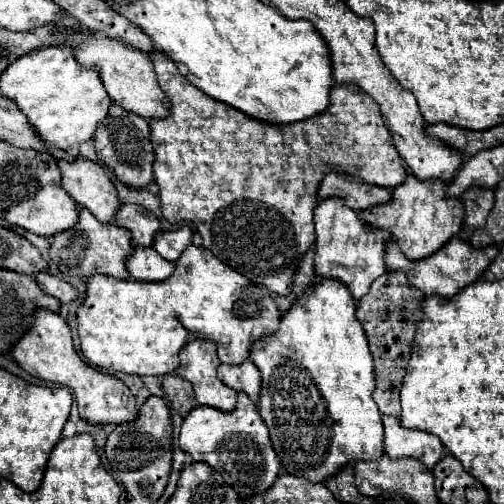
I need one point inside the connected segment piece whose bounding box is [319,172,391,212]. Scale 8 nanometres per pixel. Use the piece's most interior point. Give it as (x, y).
(357, 196)

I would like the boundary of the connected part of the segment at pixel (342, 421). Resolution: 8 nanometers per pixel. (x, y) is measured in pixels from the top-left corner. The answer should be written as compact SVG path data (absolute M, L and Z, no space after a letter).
M323 280L311 286L303 298L283 314L279 330L253 344L251 360L263 378L259 414L269 428L273 450L287 474L301 476L313 484L325 484L325 480L345 464L379 460L379 456L385 454L381 414L371 398L375 390L373 356L367 346L365 330L355 318L355 300L351 300L345 284L339 280Z

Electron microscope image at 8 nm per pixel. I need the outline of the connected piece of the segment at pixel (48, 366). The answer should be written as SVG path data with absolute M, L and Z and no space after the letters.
M37 310L35 314L37 316L33 320L33 326L11 350L17 364L27 374L31 374L39 380L53 382L53 384L69 388L77 398L79 416L85 422L89 422L89 424L125 424L125 422L133 422L137 418L137 408L135 408L137 402L135 402L135 396L131 394L131 390L121 380L117 380L113 376L107 376L107 374L95 370L95 368L87 366L79 358L79 354L75 352L75 346L73 346L71 330L59 314L53 314L49 310Z

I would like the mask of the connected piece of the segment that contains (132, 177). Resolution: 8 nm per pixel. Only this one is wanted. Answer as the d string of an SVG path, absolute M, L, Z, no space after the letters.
M117 104L109 108L107 124L99 126L95 132L95 150L97 158L109 166L115 174L115 178L129 188L145 188L153 182L153 164L155 164L155 152L151 146L151 128L149 122L141 116L129 114Z

